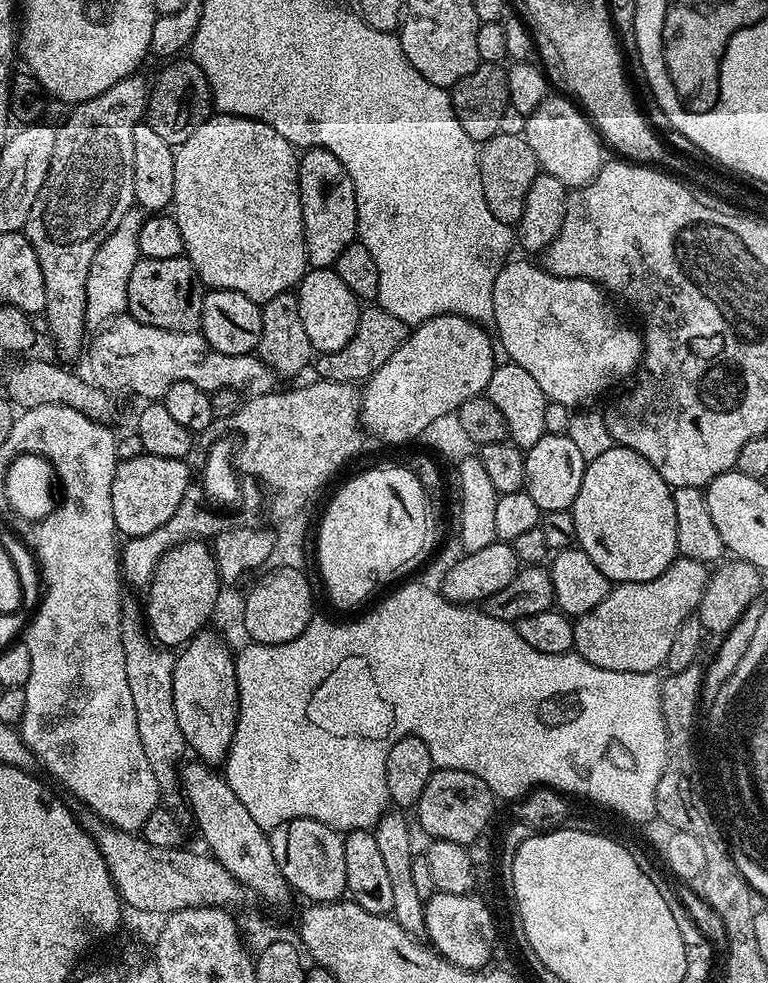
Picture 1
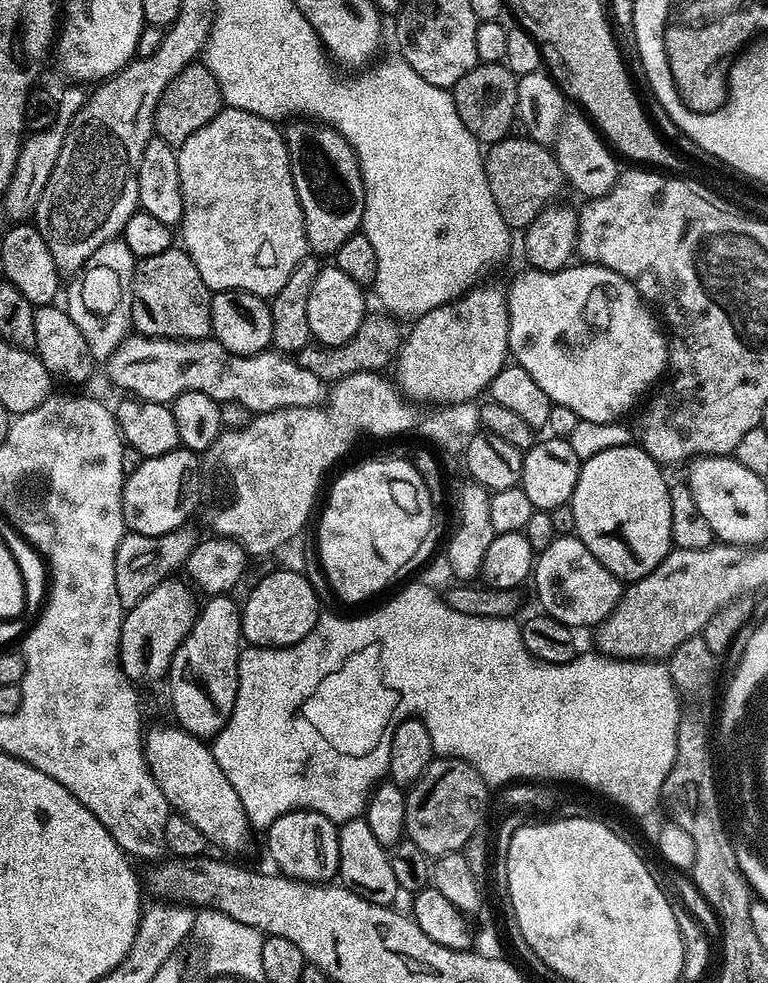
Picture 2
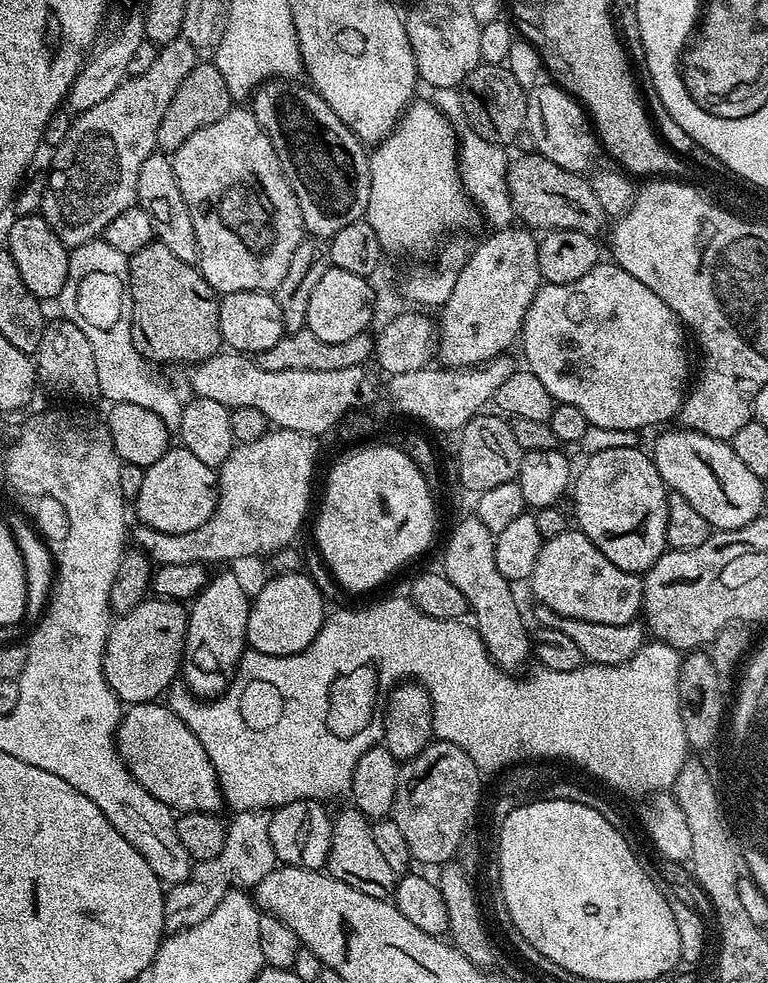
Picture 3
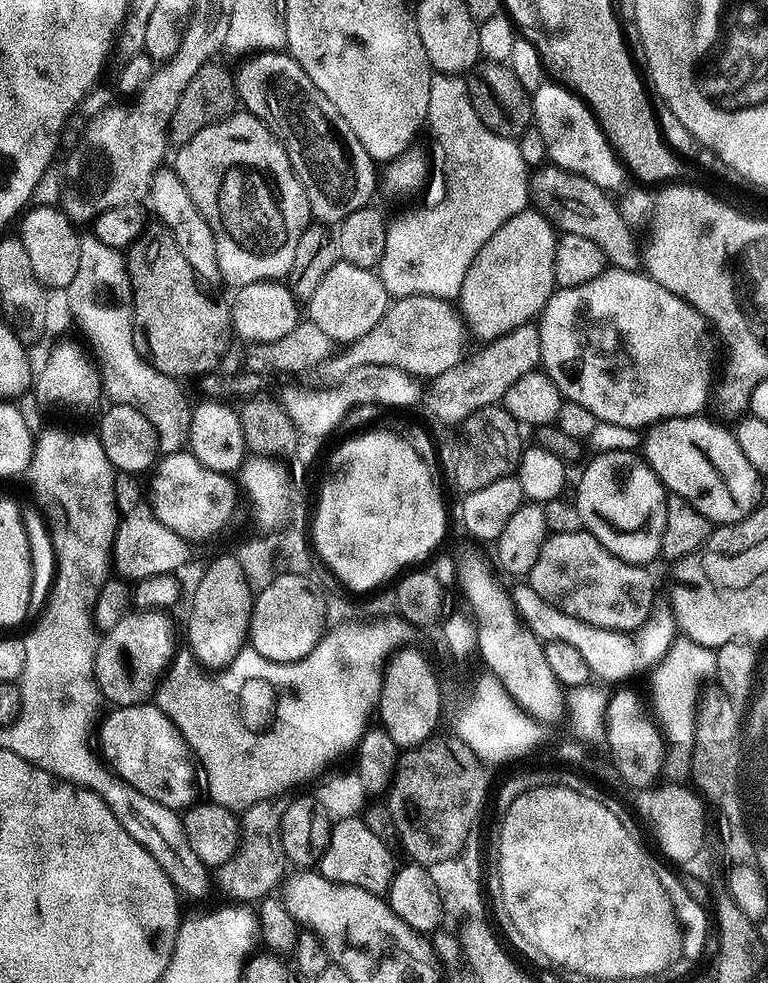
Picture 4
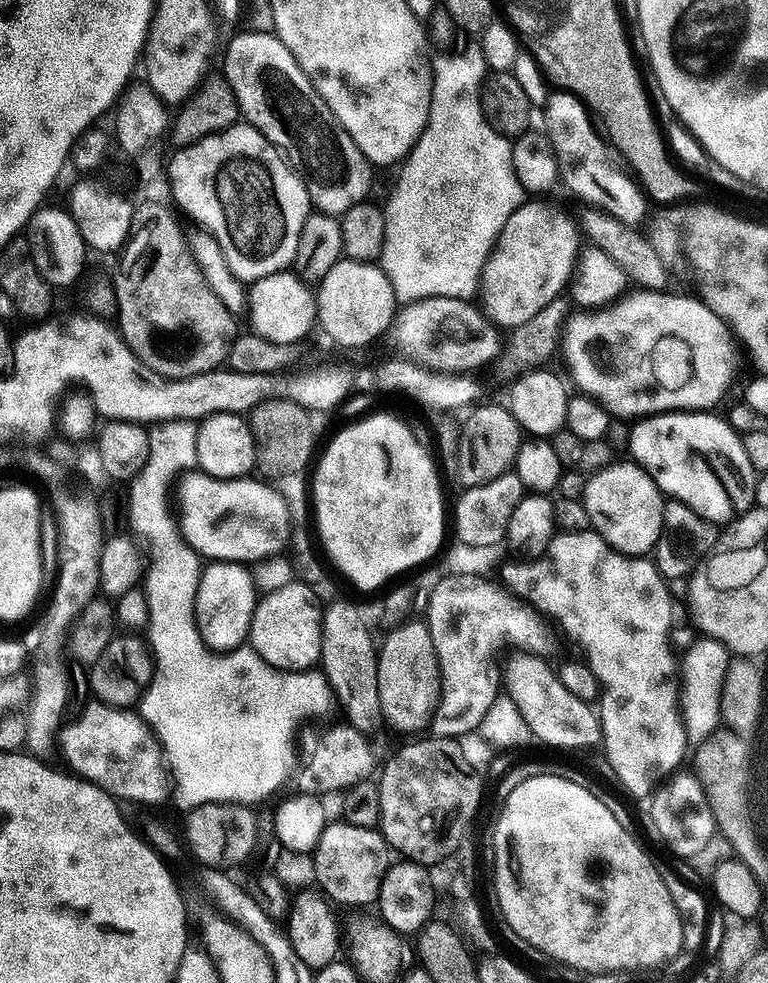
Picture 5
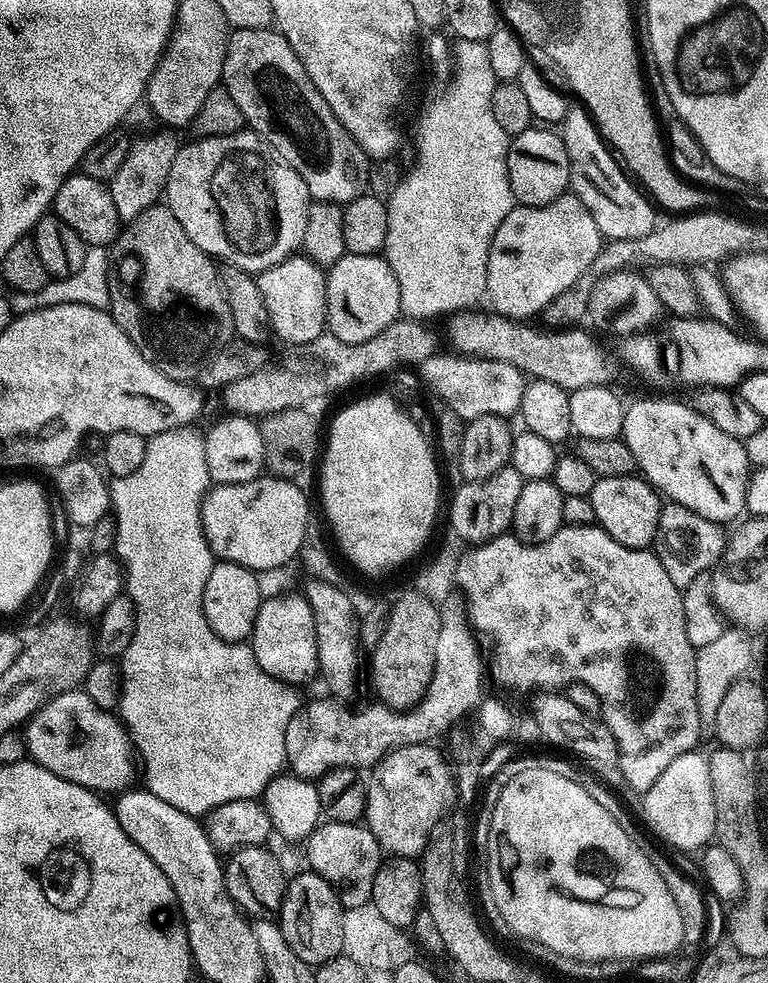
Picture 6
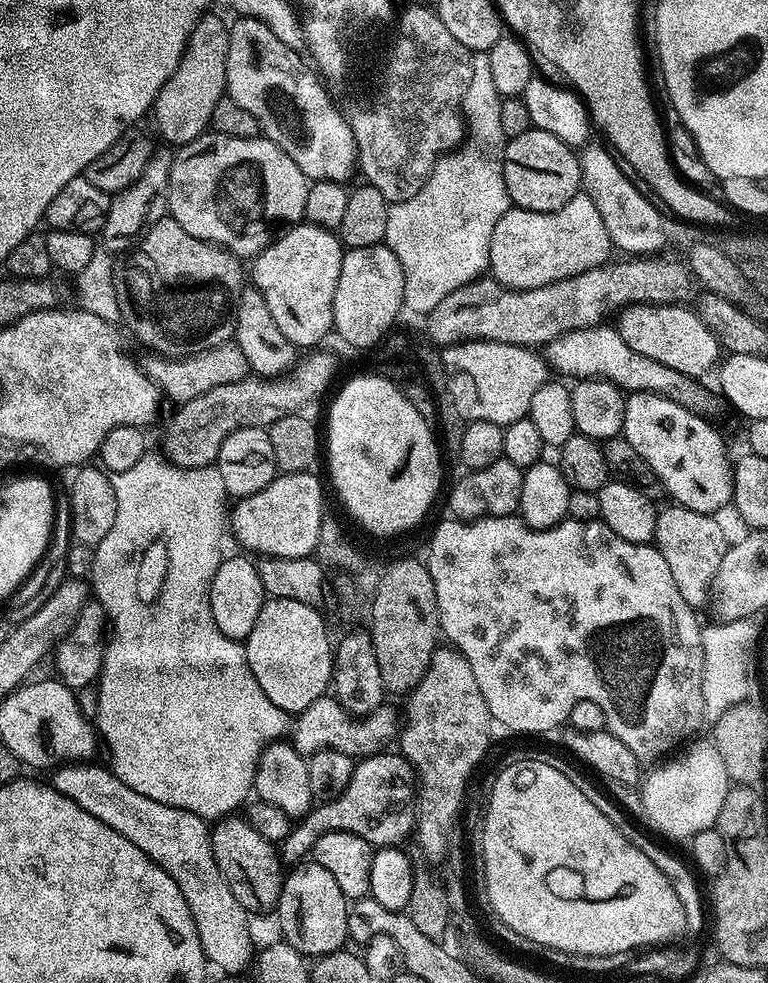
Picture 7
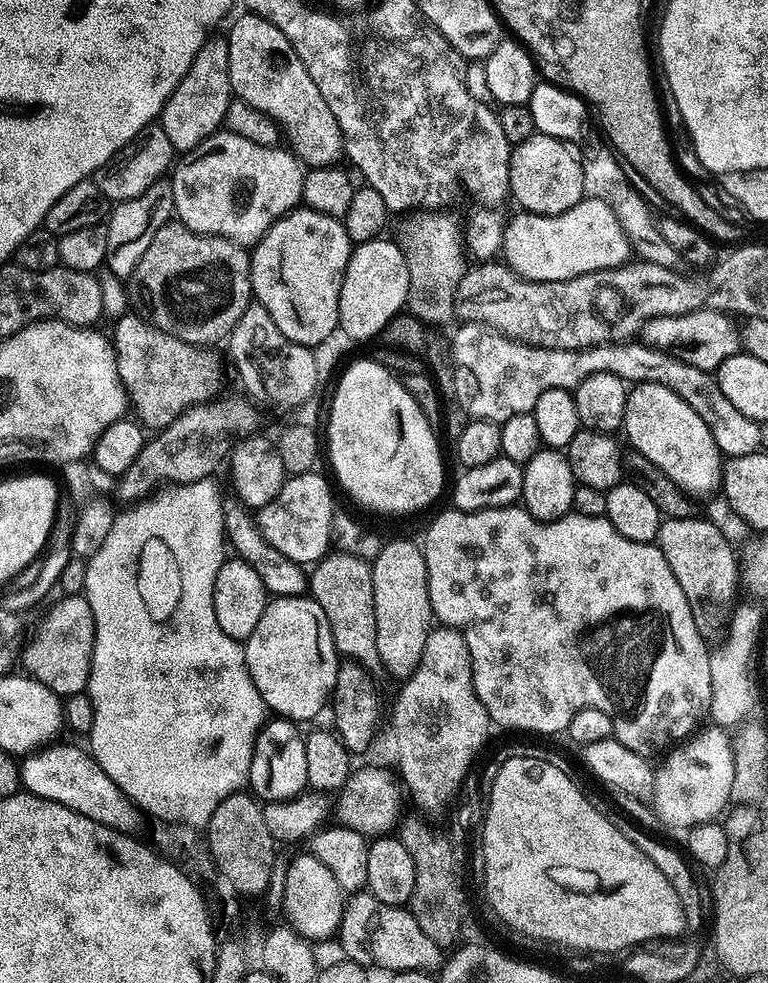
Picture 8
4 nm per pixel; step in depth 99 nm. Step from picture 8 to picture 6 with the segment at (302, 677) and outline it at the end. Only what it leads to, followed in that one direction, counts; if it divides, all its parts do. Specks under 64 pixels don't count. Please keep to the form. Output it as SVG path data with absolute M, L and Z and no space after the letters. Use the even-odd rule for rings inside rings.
M283 594L265 599L258 610L258 618L254 622L254 630L250 637L252 653L275 680L284 684L301 686L307 680L317 679L320 663L318 662L318 646L314 630L314 614L304 600L303 595Z

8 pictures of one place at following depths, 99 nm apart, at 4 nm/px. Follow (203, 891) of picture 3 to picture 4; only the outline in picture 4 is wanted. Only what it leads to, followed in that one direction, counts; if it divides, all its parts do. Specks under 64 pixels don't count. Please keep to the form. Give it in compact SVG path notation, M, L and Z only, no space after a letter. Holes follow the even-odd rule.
M273 798L243 809L240 844L234 855L219 868L214 876L215 883L218 886L220 884L228 895L233 896L231 898L233 901L259 902L265 896L273 895L281 887L286 876L286 871L284 872L286 861L280 841L280 827L282 826L282 814L287 808L287 799Z

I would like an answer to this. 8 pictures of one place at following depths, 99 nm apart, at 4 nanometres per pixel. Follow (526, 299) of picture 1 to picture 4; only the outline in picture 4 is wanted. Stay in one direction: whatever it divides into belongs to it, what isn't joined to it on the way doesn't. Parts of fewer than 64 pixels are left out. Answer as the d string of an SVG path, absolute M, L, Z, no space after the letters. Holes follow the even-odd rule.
M605 267L603 274L582 286L556 288L538 317L542 371L558 386L561 397L586 406L599 422L647 429L662 420L703 413L712 388L713 333L698 310L658 286L647 274Z

